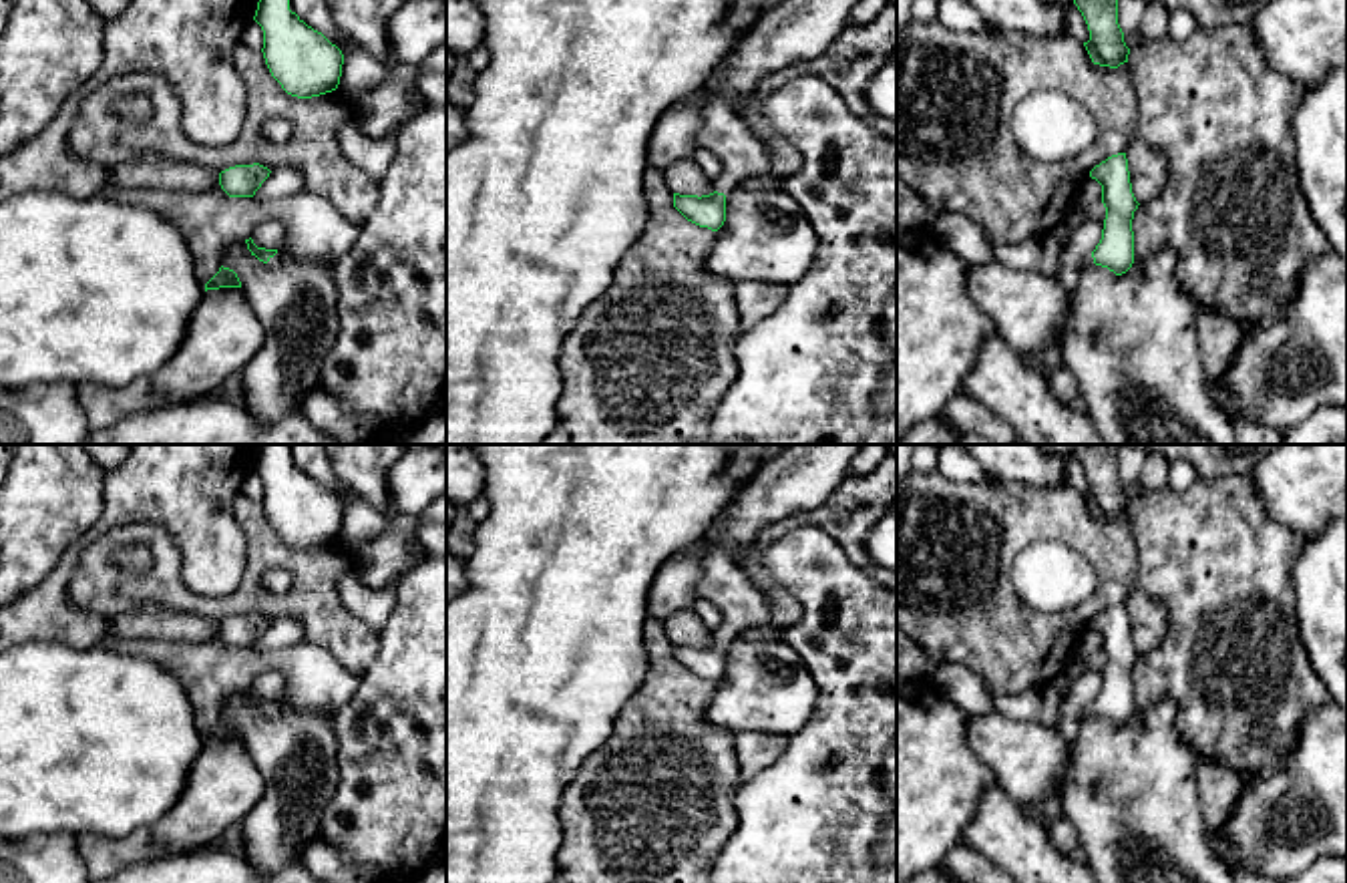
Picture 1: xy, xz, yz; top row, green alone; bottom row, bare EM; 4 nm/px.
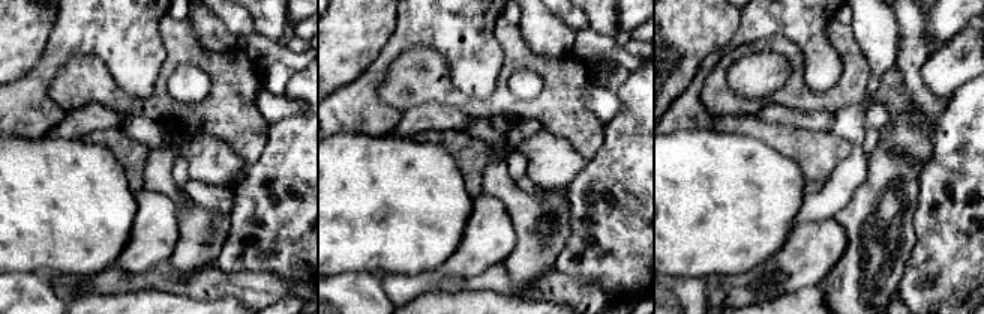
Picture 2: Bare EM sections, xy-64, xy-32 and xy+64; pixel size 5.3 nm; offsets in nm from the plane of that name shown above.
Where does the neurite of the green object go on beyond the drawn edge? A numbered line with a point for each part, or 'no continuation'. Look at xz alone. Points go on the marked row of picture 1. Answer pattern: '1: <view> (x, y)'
1: xz (742, 153)

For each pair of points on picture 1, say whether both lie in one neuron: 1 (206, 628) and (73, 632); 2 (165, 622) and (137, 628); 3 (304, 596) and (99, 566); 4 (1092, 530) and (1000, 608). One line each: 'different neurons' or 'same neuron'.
1: different neurons
2: same neuron
3: same neuron
4: same neuron

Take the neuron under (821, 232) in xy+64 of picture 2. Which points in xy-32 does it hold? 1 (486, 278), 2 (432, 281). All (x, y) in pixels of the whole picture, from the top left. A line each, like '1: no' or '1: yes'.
1: no
2: yes

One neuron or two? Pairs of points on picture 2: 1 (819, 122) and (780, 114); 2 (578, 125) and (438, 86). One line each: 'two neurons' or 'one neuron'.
1: one neuron
2: one neuron

